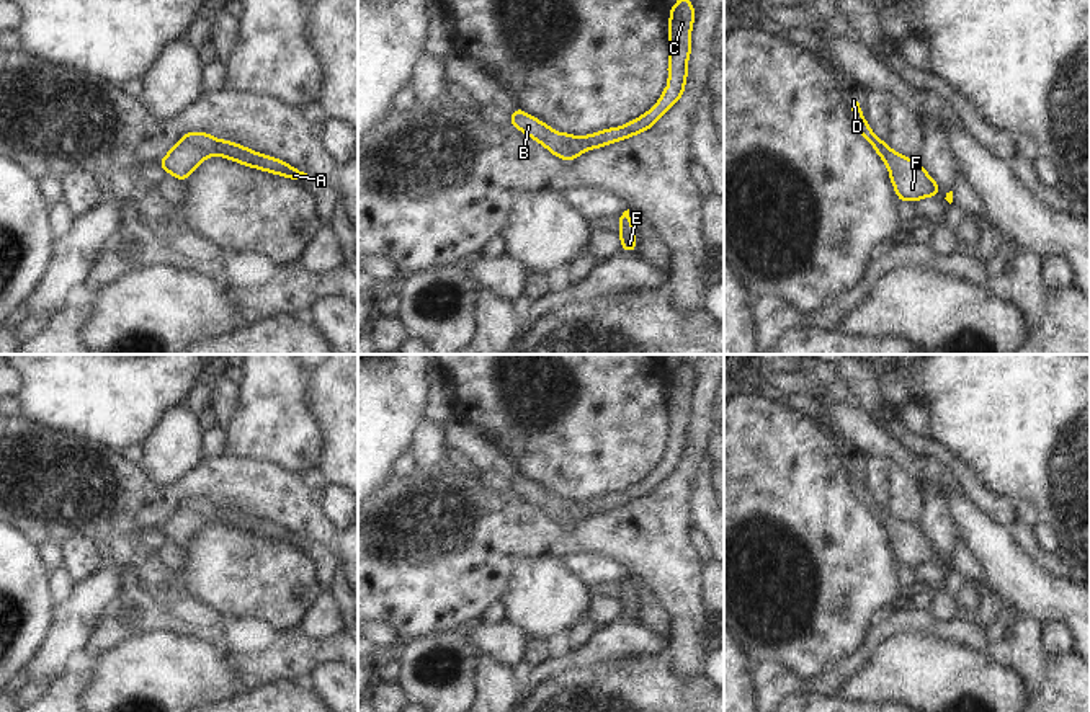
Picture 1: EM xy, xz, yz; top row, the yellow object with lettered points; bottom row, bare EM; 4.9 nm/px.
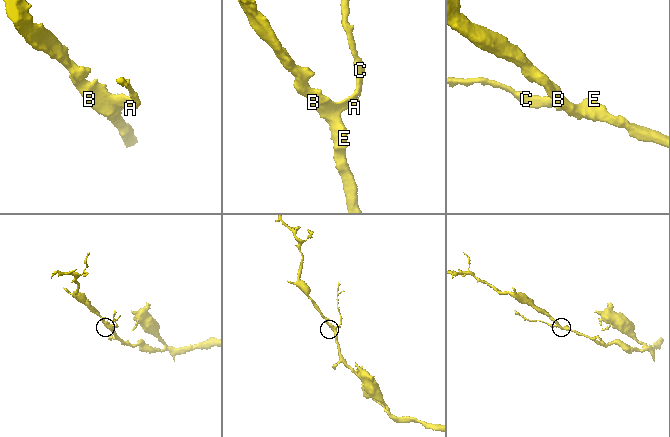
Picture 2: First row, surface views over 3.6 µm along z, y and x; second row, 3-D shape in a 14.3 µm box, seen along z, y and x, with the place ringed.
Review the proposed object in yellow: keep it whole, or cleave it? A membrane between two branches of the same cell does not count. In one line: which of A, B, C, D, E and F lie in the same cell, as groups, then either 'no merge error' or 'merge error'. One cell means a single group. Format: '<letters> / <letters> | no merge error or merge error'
A B C D E F | no merge error

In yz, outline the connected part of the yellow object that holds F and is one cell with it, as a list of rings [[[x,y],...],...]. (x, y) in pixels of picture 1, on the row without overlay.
[[[850,462],[850,472],[853,475],[853,490],[858,498],[884,526],[899,567],[915,568],[923,563],[938,562],[940,555],[936,547],[925,537],[920,527],[894,518],[884,506],[876,503],[869,490],[864,487],[858,462]]]

